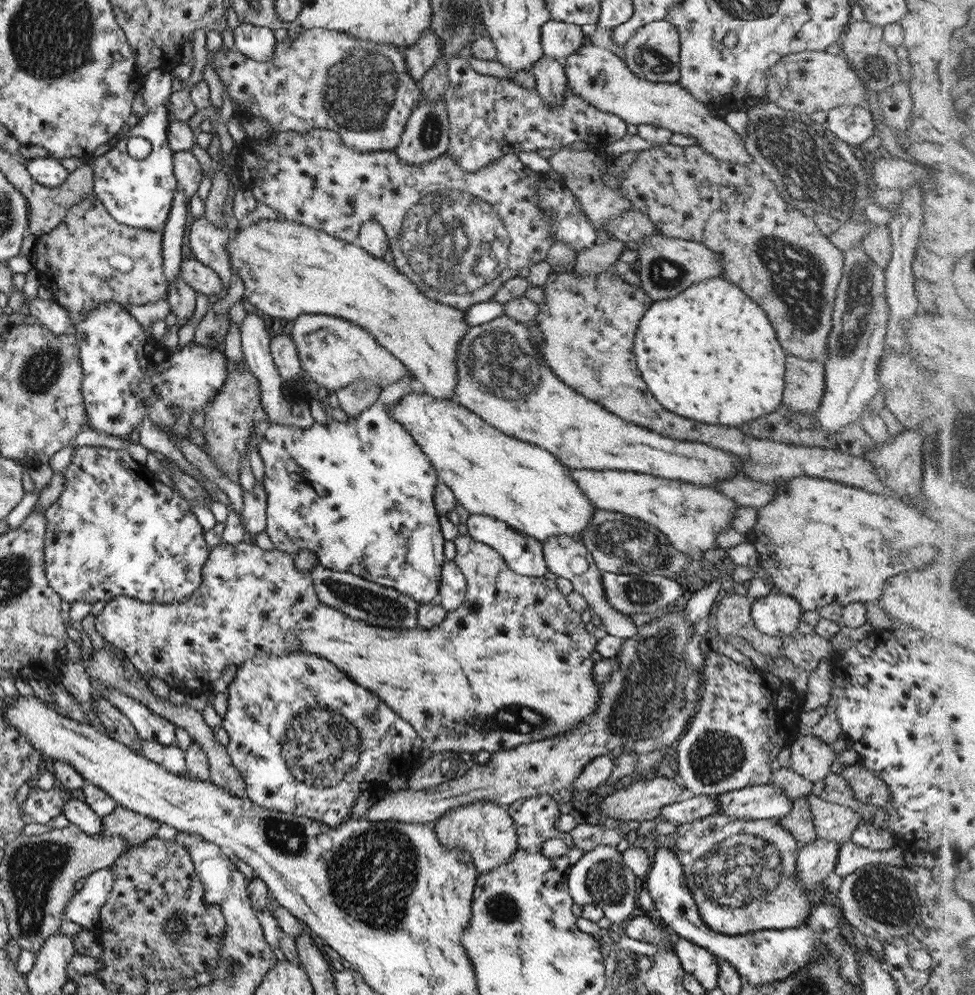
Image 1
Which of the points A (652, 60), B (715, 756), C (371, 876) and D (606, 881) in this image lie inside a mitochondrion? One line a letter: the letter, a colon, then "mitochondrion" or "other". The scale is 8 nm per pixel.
A: mitochondrion
B: mitochondrion
C: mitochondrion
D: mitochondrion

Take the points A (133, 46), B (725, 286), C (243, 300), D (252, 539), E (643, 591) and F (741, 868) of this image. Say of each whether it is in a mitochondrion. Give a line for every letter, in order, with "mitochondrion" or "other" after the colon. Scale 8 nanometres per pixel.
A: other
B: other
C: other
D: other
E: mitochondrion
F: mitochondrion

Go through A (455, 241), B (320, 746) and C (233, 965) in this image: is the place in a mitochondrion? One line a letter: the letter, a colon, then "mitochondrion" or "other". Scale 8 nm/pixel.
A: mitochondrion
B: mitochondrion
C: mitochondrion

